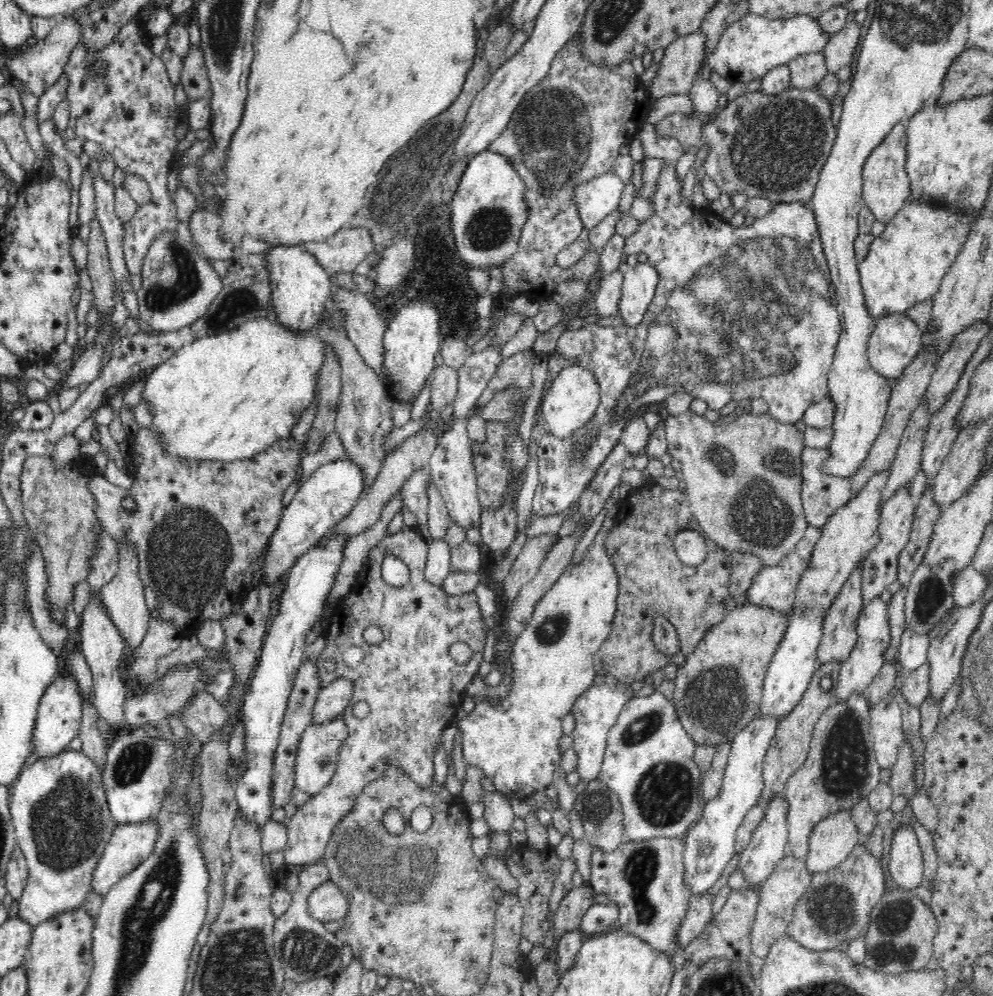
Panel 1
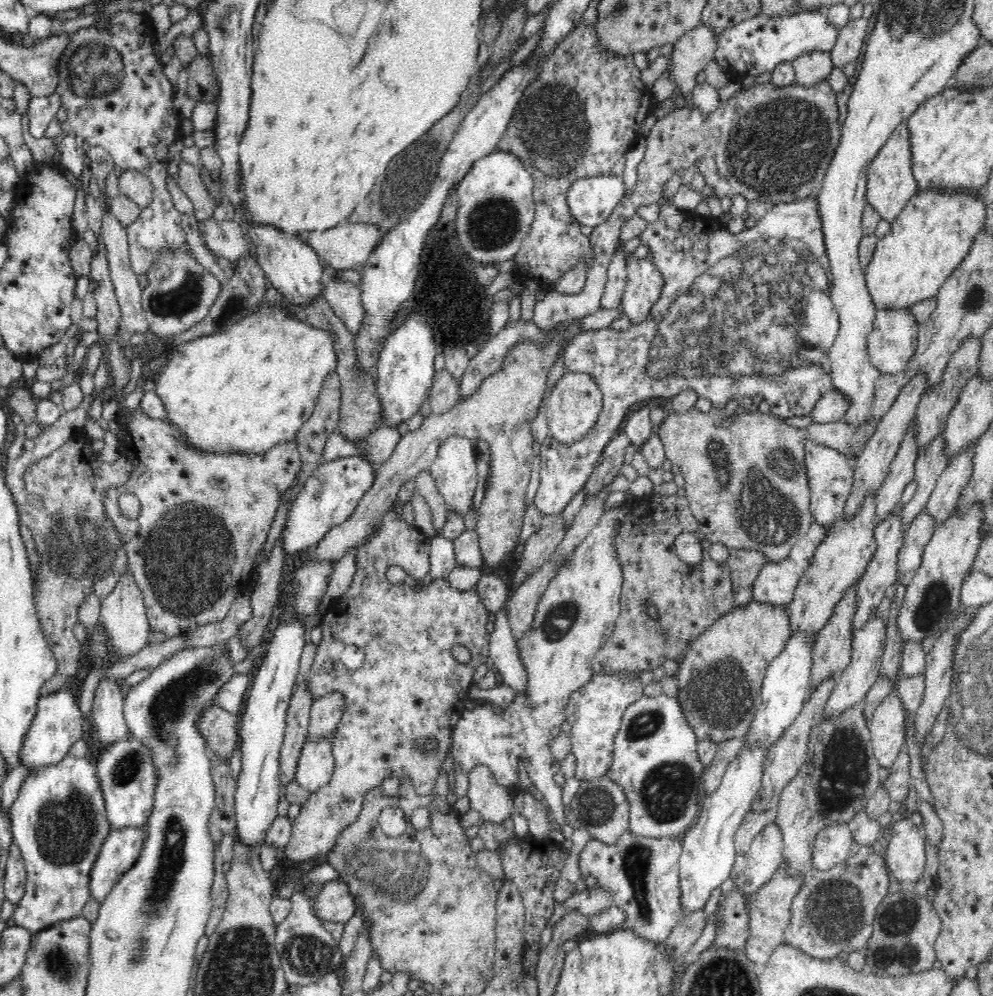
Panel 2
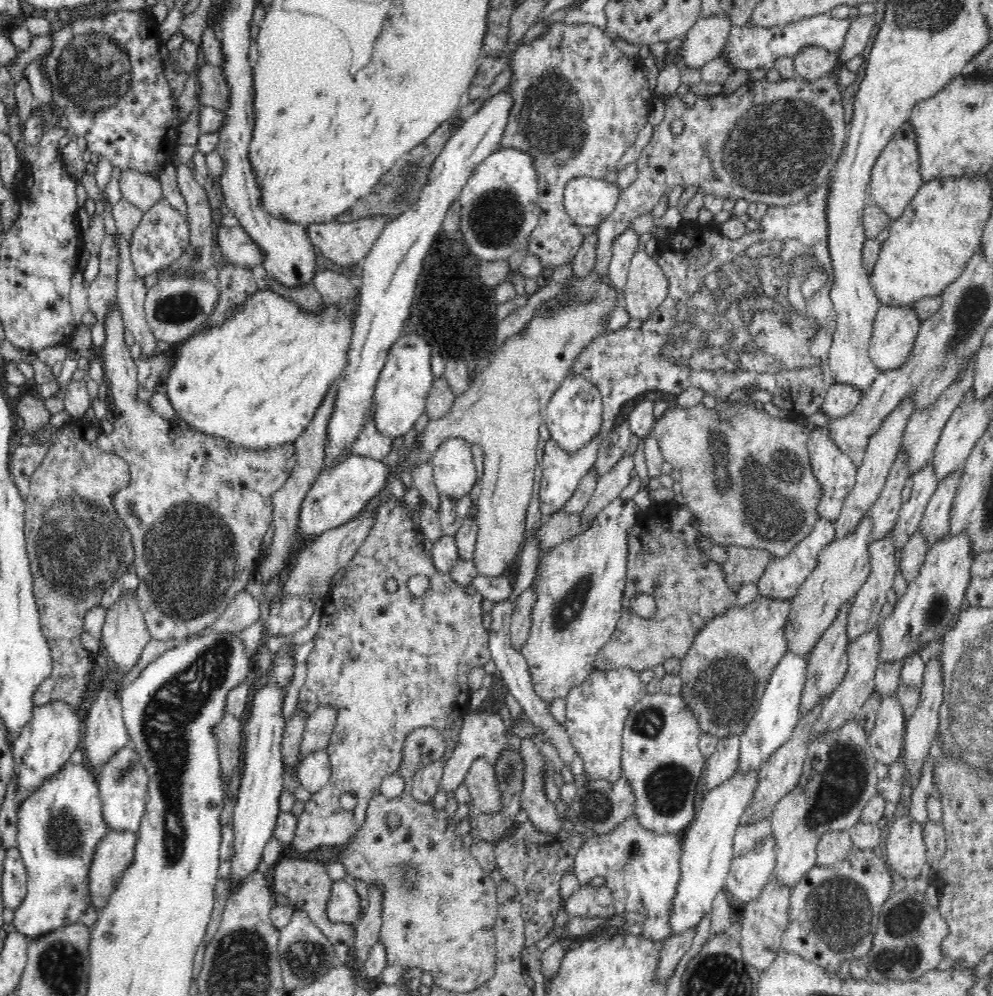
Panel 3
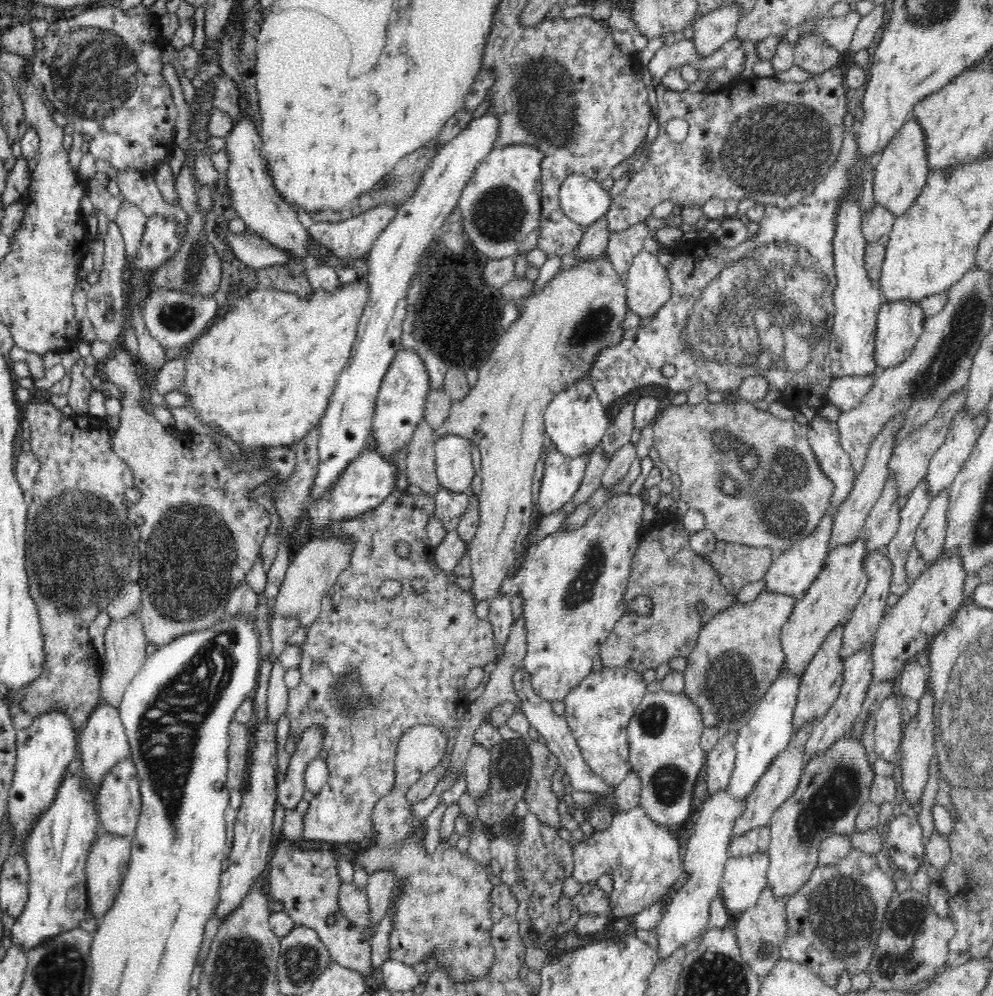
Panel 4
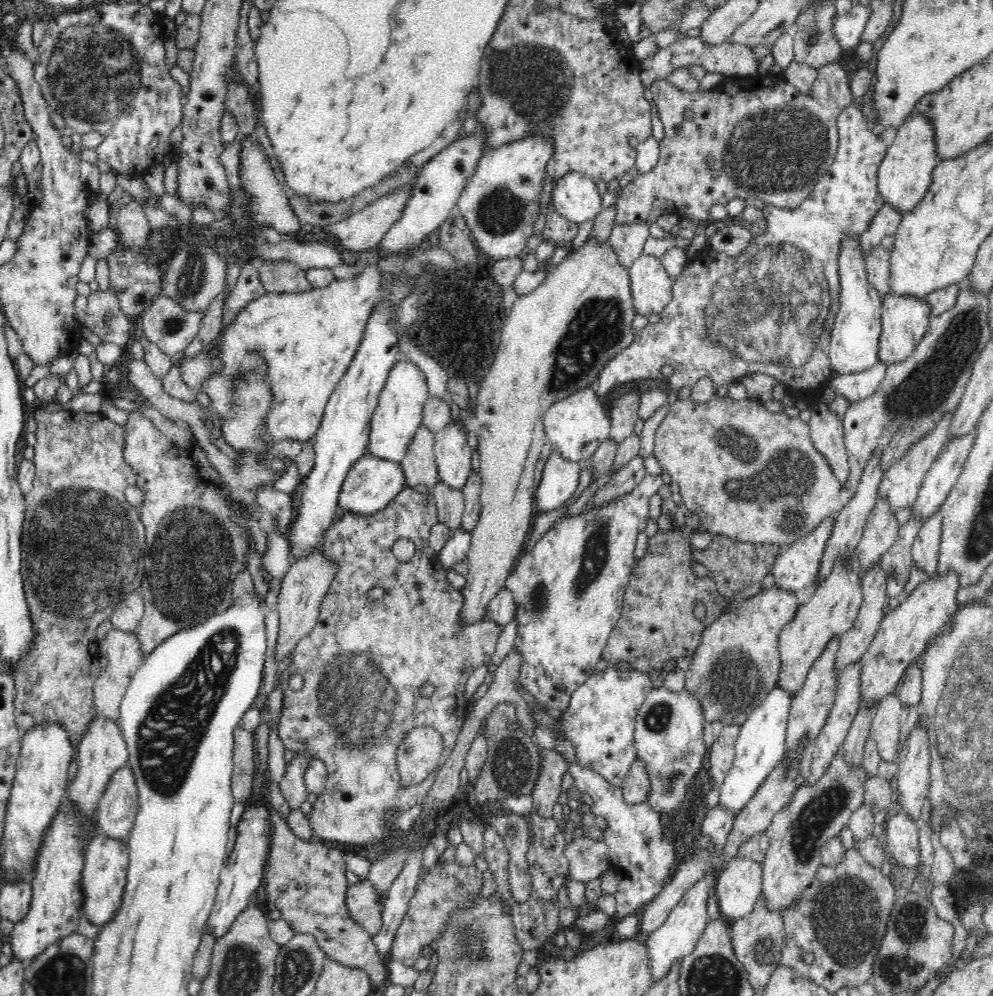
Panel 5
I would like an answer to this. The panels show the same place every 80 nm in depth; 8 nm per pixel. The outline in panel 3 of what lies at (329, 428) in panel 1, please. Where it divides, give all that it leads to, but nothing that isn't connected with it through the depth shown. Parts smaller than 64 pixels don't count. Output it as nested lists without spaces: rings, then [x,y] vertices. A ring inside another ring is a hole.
[[[332,382],[332,385],[328,388],[322,404],[318,406],[314,418],[312,418],[311,424],[305,429],[303,434],[294,442],[294,446],[298,455],[294,470],[288,478],[287,483],[271,496],[273,504],[273,524],[271,534],[269,538],[270,549],[268,556],[262,557],[262,561],[258,564],[258,574],[262,576],[263,586],[269,583],[276,576],[280,575],[280,572],[284,569],[284,560],[292,546],[296,544],[296,530],[300,526],[300,506],[310,490],[310,486],[316,482],[316,478],[320,476],[320,470],[324,466],[324,444],[326,444],[326,432],[328,432],[328,421],[332,416],[335,409],[335,400],[337,397],[337,383]]]

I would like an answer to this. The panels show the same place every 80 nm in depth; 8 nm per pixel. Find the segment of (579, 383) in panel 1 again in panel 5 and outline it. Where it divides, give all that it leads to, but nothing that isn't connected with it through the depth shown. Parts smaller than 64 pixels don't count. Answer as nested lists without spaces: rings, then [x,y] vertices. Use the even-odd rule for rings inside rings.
[[[591,388],[578,389],[568,398],[554,402],[545,412],[545,438],[564,460],[585,464],[590,461],[600,443],[610,438],[611,422],[598,398],[598,394]]]

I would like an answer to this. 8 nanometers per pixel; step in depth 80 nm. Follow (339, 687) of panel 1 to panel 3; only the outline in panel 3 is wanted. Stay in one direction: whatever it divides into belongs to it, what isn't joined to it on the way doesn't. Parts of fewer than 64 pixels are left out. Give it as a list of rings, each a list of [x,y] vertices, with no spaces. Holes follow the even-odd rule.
[[[320,706],[316,708],[305,720],[305,729],[300,743],[299,760],[293,766],[294,780],[299,781],[297,776],[300,760],[316,750],[325,750],[329,743],[334,725],[336,724],[336,711],[333,706]]]

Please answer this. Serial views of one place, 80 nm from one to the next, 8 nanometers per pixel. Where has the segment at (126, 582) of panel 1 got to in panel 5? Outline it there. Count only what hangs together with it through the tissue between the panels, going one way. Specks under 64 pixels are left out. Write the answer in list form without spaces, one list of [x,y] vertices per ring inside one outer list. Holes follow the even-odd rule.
[[[113,627],[108,631],[106,638],[99,642],[100,652],[107,658],[107,667],[95,680],[93,686],[93,710],[95,716],[104,716],[116,721],[120,714],[120,705],[123,696],[132,680],[134,673],[140,668],[145,655],[141,654],[136,629],[124,632]]]

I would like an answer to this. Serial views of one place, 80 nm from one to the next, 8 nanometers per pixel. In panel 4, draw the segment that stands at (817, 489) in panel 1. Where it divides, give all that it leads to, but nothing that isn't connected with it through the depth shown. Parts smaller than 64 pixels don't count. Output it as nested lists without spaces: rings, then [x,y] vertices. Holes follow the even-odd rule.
[[[817,411],[810,416],[808,443],[814,451],[820,467],[828,479],[834,483],[828,512],[833,516],[842,501],[853,489],[855,472],[850,455],[840,445],[840,432],[836,422],[820,417]]]

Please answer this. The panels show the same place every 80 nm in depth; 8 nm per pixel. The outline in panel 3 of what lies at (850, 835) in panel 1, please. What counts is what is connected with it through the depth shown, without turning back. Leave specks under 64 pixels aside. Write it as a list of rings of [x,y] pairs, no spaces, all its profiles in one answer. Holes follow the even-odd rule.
[[[838,830],[837,832],[827,833],[818,842],[816,848],[816,865],[819,867],[827,867],[834,863],[843,862],[849,856],[849,851],[853,846],[848,831]]]

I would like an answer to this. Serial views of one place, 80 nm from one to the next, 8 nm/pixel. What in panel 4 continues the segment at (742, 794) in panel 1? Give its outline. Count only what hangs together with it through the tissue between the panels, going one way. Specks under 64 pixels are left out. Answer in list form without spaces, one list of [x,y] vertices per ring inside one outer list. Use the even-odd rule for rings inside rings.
[[[728,788],[719,791],[715,796],[710,796],[698,814],[692,827],[692,836],[688,838],[686,854],[682,859],[683,870],[688,873],[684,886],[676,892],[670,900],[668,910],[663,916],[659,926],[655,929],[659,958],[670,956],[674,950],[688,947],[686,944],[696,940],[700,932],[707,928],[709,922],[710,902],[720,895],[720,881],[723,872],[730,860],[730,846],[732,832],[736,820],[746,808],[746,801],[736,801],[728,795]]]

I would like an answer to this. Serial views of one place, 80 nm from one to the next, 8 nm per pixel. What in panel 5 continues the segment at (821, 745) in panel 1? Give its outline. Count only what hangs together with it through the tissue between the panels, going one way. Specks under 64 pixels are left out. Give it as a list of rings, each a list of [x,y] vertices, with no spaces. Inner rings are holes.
[[[841,747],[822,779],[812,787],[798,785],[792,801],[774,816],[767,831],[769,840],[762,873],[762,897],[768,911],[787,910],[812,884],[822,864],[823,845],[839,837],[844,826],[850,824],[852,814],[865,804],[868,780],[862,765],[846,764]]]

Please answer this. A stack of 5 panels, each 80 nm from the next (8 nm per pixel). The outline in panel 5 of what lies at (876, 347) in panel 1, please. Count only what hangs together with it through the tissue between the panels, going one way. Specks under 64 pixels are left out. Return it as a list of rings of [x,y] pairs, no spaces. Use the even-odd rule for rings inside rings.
[[[888,294],[883,297],[881,318],[882,331],[879,341],[879,361],[884,362],[887,366],[898,364],[910,357],[910,354],[926,335],[932,318],[931,306],[927,304],[925,298],[917,298],[917,296],[912,295],[896,296]]]

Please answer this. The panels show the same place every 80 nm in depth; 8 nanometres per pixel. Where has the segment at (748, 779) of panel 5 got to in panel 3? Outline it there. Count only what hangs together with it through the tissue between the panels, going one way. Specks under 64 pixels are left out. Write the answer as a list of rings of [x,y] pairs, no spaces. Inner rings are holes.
[[[787,650],[780,658],[776,668],[772,670],[760,702],[750,721],[743,725],[740,734],[739,764],[737,769],[744,773],[759,773],[762,764],[776,752],[792,736],[801,716],[801,696],[804,690],[807,671],[807,657],[794,654]]]

